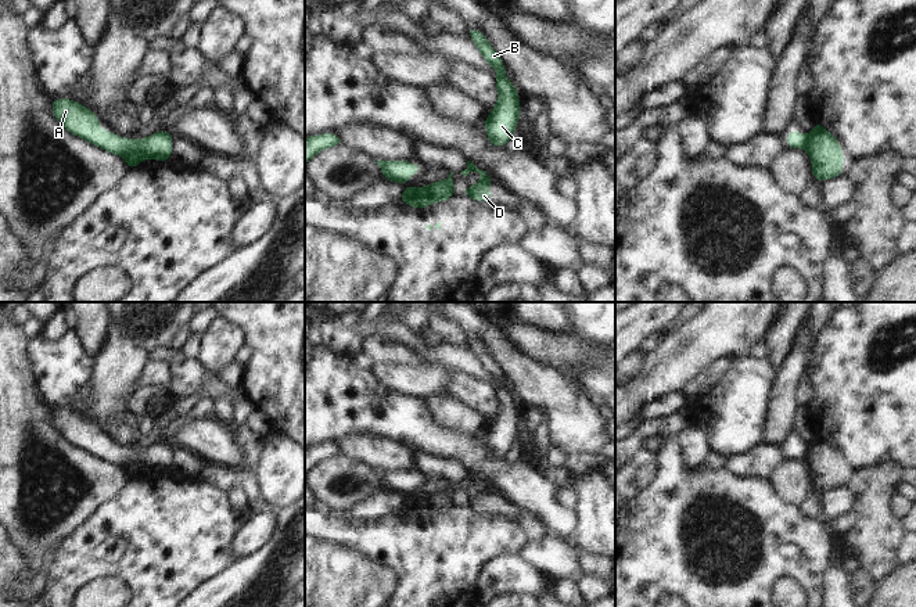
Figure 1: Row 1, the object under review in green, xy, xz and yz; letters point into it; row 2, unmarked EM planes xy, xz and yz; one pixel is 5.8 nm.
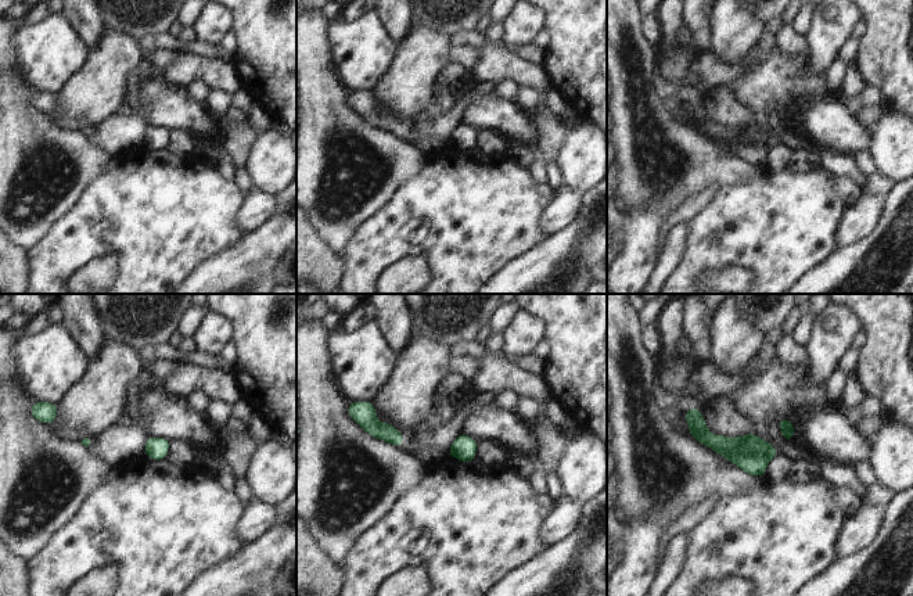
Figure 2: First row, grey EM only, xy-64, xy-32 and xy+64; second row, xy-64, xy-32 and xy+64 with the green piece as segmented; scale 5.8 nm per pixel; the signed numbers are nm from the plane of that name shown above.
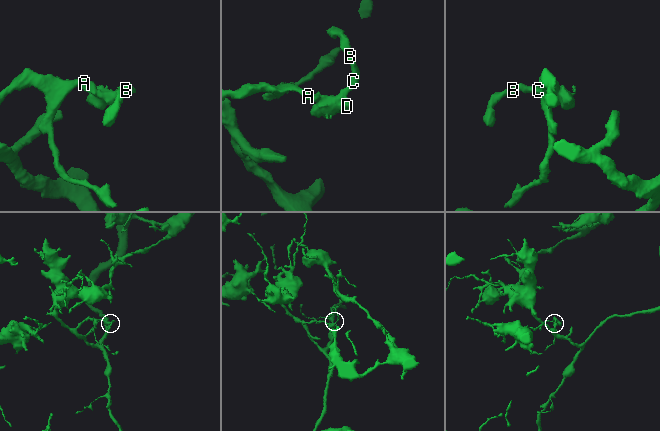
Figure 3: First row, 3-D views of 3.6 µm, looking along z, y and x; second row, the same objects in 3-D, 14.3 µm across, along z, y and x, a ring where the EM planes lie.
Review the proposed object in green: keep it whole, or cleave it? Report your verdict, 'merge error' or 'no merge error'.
no merge error

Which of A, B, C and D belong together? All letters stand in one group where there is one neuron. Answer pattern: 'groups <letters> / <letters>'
groups A B C D

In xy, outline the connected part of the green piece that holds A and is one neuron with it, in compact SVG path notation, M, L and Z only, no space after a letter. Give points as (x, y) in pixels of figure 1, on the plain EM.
M67 407L51 410L51 421L65 441L114 466L122 466L129 480L136 478L143 470L172 468L170 455L175 448L165 441L157 441L141 450L119 448L109 441L103 441L93 421Z

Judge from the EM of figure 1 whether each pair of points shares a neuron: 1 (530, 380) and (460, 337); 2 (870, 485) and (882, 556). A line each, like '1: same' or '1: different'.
1: different
2: same

